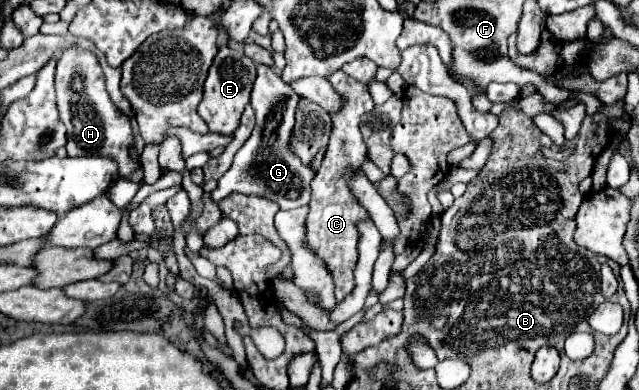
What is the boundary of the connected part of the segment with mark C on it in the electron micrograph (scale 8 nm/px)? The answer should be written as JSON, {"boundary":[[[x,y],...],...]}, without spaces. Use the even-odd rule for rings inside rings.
{"boundary":[[[336,70],[328,76],[328,82],[338,90],[342,98],[342,108],[336,112],[328,112],[332,120],[332,134],[328,142],[326,156],[322,160],[322,166],[318,168],[314,180],[312,180],[312,200],[310,200],[310,214],[306,220],[308,230],[308,246],[322,256],[326,262],[326,268],[332,272],[336,282],[336,300],[344,300],[354,290],[354,266],[358,262],[358,224],[362,220],[368,220],[368,212],[360,206],[360,202],[350,192],[350,174],[354,170],[360,170],[362,164],[368,158],[366,144],[360,134],[360,116],[372,111],[374,100],[368,92],[366,84],[356,82],[354,78],[346,76],[342,70]],[[364,114],[364,115],[362,115]]]}

